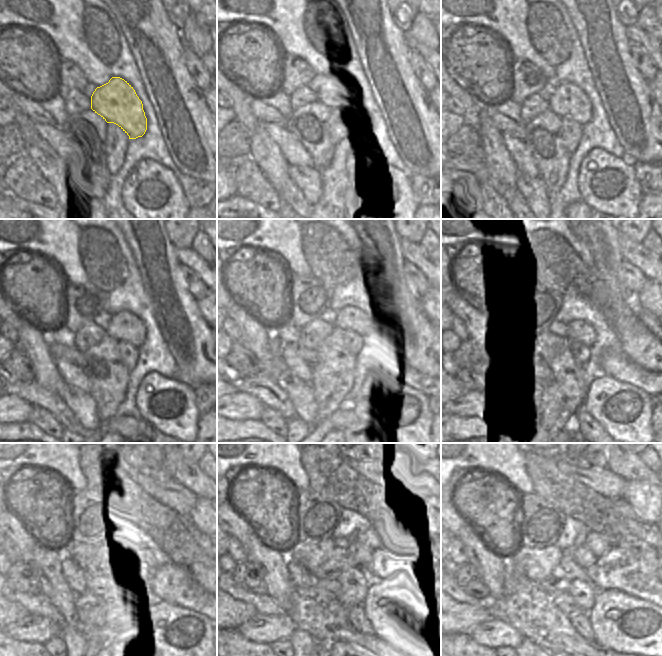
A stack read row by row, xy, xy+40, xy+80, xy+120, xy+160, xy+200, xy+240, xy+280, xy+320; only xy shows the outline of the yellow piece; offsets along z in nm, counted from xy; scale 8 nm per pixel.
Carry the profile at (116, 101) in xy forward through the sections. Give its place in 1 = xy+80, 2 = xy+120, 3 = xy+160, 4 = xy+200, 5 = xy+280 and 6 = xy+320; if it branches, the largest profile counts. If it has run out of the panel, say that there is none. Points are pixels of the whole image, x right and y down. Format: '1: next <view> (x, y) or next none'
1: next xy+80 (568, 101)
2: next xy+120 (124, 326)
3: next xy+160 (348, 319)
4: next xy+200 (580, 331)
5: next xy+280 (359, 556)
6: next xy+320 (582, 556)

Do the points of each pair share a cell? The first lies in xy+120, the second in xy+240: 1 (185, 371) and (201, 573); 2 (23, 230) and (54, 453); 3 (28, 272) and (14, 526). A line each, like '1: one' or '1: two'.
1: one
2: one
3: two

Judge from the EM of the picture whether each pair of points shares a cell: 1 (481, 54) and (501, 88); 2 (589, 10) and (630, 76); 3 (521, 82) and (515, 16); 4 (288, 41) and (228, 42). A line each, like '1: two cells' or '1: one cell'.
1: one cell
2: one cell
3: two cells
4: two cells

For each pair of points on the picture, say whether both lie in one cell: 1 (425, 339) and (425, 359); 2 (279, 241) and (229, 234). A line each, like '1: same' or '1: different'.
1: same
2: same

